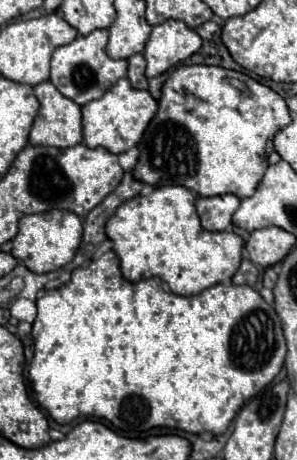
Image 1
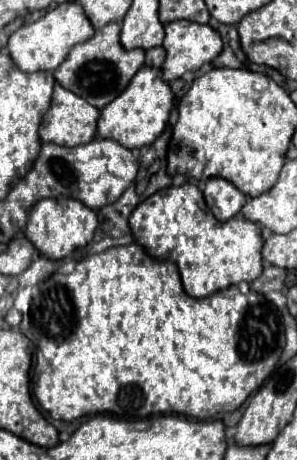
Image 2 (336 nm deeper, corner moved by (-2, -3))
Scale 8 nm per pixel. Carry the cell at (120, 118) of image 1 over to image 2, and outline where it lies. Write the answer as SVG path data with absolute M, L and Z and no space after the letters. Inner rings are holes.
M143 66L133 80L129 82L129 86L123 90L123 94L119 94L113 102L109 102L103 110L101 110L101 118L99 118L99 136L101 138L111 138L119 144L123 144L125 148L143 148L153 144L161 132L165 130L167 122L169 122L169 114L173 108L173 92L169 88L169 84L161 78L161 68L149 68Z

